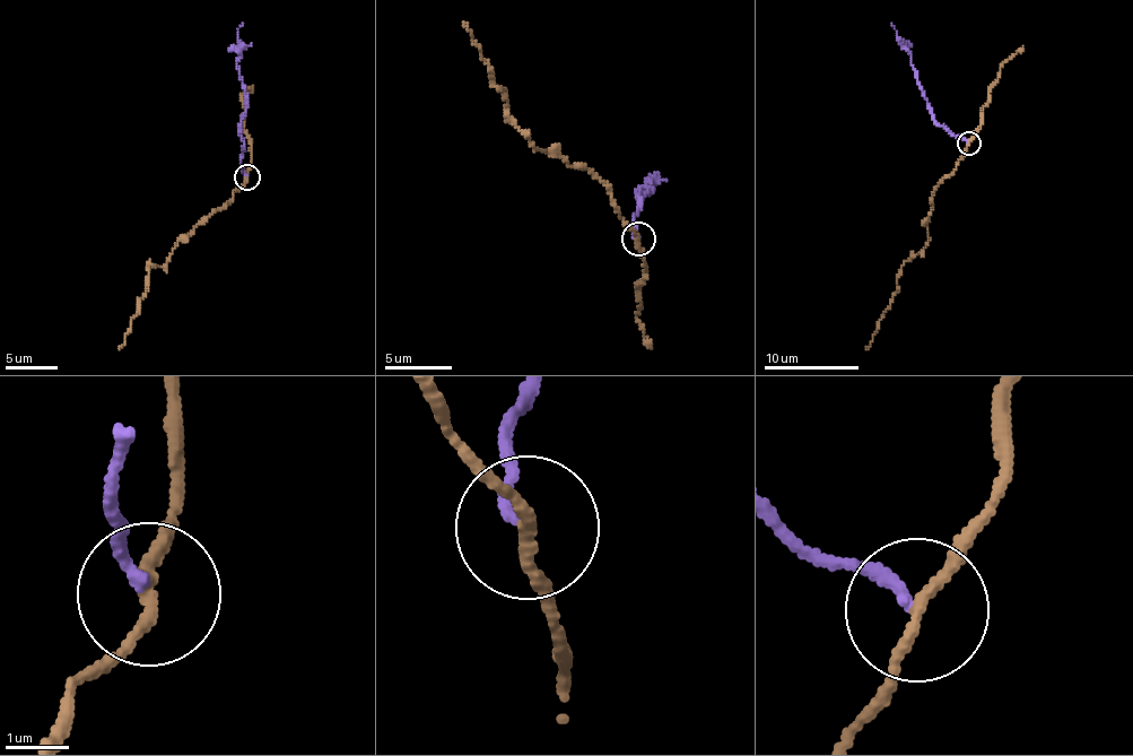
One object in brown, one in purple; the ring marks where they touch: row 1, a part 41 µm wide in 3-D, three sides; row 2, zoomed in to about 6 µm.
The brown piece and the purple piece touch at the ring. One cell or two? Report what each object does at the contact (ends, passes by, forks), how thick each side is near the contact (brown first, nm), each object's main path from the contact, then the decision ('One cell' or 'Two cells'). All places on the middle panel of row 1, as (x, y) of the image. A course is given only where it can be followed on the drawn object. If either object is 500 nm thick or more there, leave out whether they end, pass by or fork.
At the ring brown passes by. At the ring purple ends. Thickness 170 nm (brown) against 190 nm. Course of brown: (638, 239), (619, 217), (611, 193), (585, 168), (533, 147), (508, 110), (463, 23). Course of purple: (639, 236), (633, 234), (633, 216), (638, 199), (651, 189), (644, 190), (651, 175), (657, 173). Two cells

